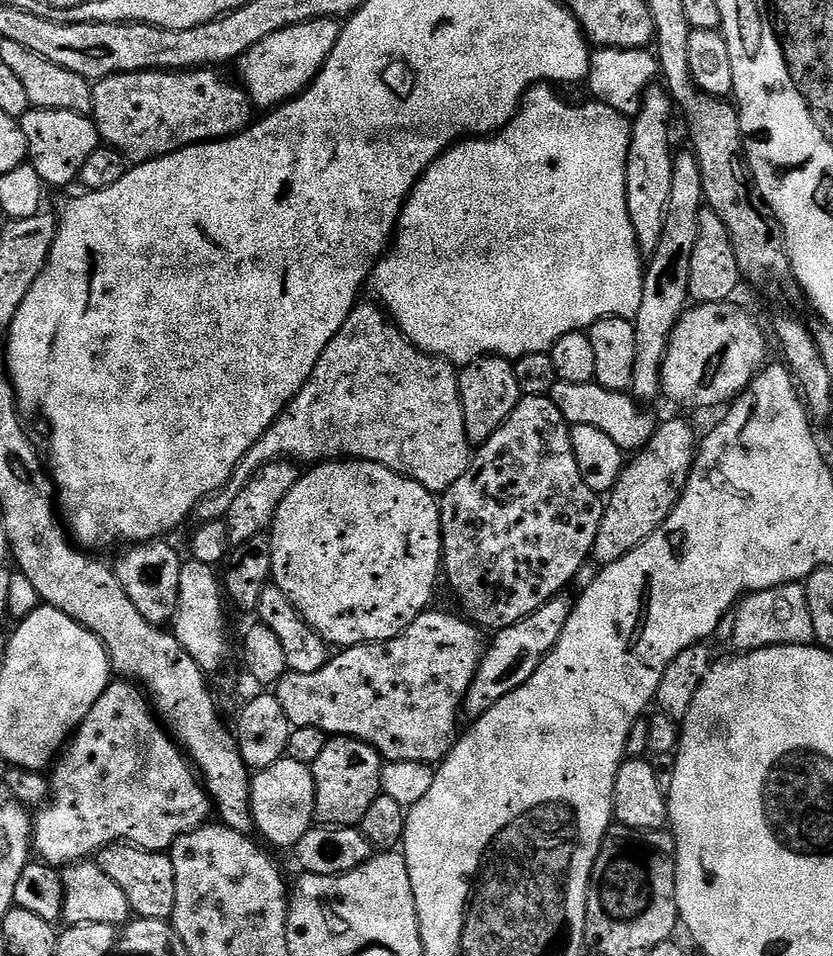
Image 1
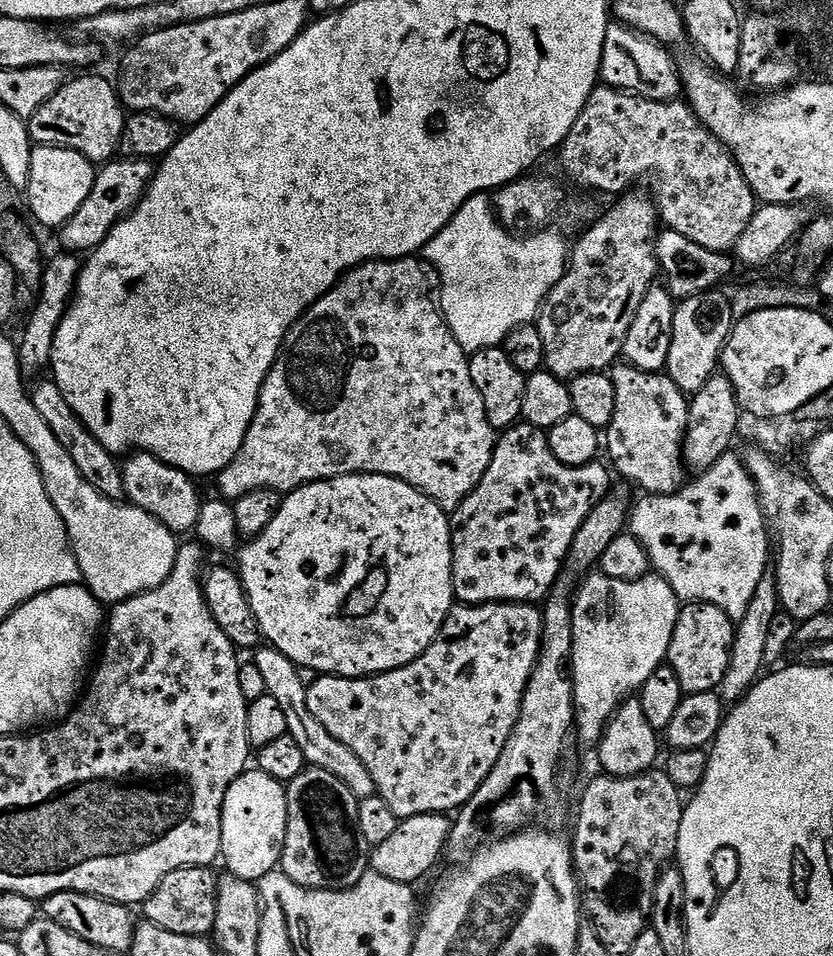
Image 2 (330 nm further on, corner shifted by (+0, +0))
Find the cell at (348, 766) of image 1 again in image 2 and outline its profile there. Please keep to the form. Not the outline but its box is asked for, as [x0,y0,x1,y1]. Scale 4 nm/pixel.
[279,766,370,892]

